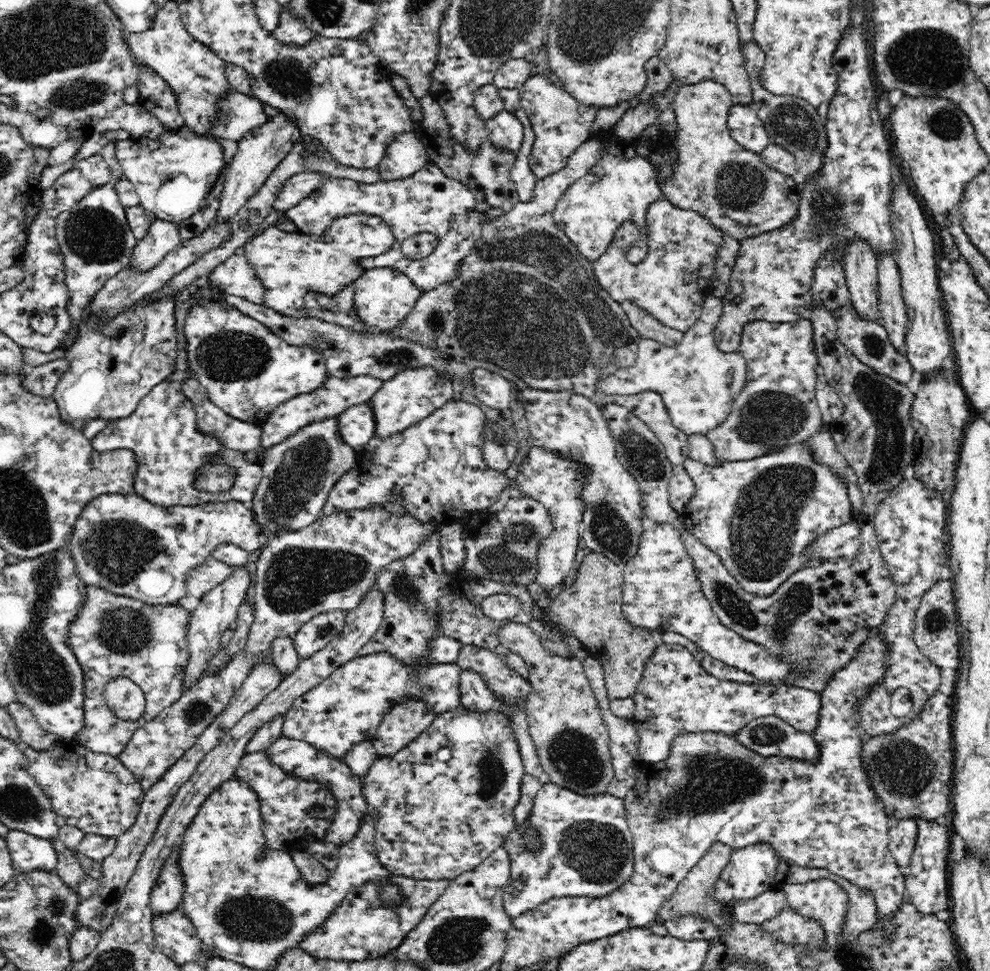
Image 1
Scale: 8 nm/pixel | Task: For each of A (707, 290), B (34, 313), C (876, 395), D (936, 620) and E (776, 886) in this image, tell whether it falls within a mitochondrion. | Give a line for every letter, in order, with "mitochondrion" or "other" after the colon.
A: other
B: other
C: mitochondrion
D: mitochondrion
E: other

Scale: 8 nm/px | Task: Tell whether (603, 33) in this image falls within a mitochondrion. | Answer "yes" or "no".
yes

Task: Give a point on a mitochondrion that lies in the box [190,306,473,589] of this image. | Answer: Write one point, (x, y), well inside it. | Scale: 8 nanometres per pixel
(302, 469)

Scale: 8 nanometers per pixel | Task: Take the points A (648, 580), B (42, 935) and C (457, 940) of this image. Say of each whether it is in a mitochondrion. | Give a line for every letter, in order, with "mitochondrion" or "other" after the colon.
A: other
B: mitochondrion
C: mitochondrion

